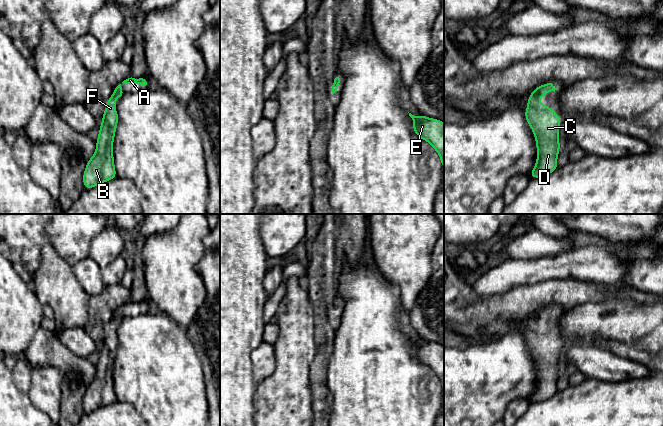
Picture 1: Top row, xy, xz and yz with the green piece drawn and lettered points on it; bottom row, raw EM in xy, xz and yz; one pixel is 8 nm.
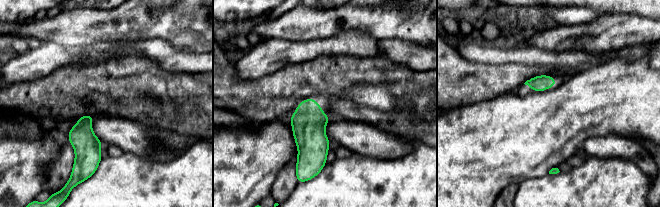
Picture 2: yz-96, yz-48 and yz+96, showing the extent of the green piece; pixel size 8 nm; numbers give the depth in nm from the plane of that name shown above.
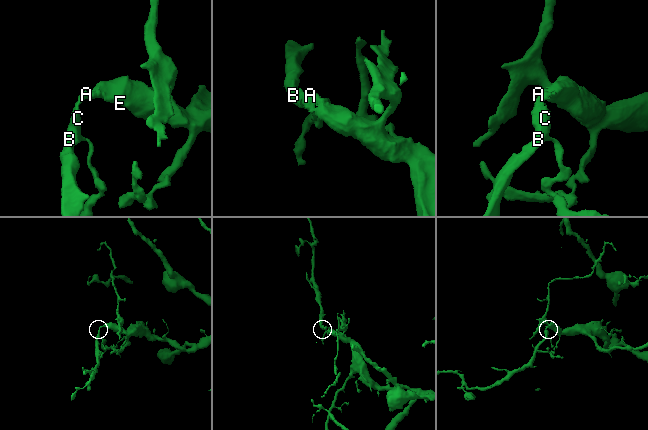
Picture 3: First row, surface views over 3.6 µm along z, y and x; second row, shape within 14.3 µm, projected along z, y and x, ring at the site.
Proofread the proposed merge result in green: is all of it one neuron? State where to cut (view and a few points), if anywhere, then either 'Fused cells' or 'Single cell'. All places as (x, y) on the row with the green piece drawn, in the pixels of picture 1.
No split. Single cell

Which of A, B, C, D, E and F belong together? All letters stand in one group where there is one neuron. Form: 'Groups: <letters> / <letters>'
Groups: A B C D E F

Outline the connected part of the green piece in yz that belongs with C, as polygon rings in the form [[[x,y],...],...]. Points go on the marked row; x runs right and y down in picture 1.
[[[552,83],[539,85],[527,100],[525,118],[531,127],[537,146],[536,166],[529,178],[540,178],[554,172],[557,167],[557,156],[560,151],[559,126],[561,116],[554,113],[548,105],[540,105],[543,94],[558,90]]]

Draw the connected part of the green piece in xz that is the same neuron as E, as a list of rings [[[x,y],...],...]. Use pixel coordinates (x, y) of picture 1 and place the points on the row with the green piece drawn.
[[[409,113],[413,120],[413,130],[417,136],[431,144],[440,156],[444,169],[444,123],[424,115],[416,117]]]

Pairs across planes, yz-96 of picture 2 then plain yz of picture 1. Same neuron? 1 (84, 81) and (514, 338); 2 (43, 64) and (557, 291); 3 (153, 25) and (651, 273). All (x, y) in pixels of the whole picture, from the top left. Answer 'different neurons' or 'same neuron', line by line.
1: different neurons
2: different neurons
3: different neurons

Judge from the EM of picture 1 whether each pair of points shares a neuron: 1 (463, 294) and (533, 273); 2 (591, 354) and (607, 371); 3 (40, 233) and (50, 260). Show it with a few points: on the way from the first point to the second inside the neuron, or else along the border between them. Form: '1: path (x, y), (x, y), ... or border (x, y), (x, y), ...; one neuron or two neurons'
1: border (471, 285), (480, 297), (497, 294); two neurons
2: path (594, 358), (603, 367); one neuron
3: border (52, 245), (45, 245), (42, 248), (38, 268); two neurons

